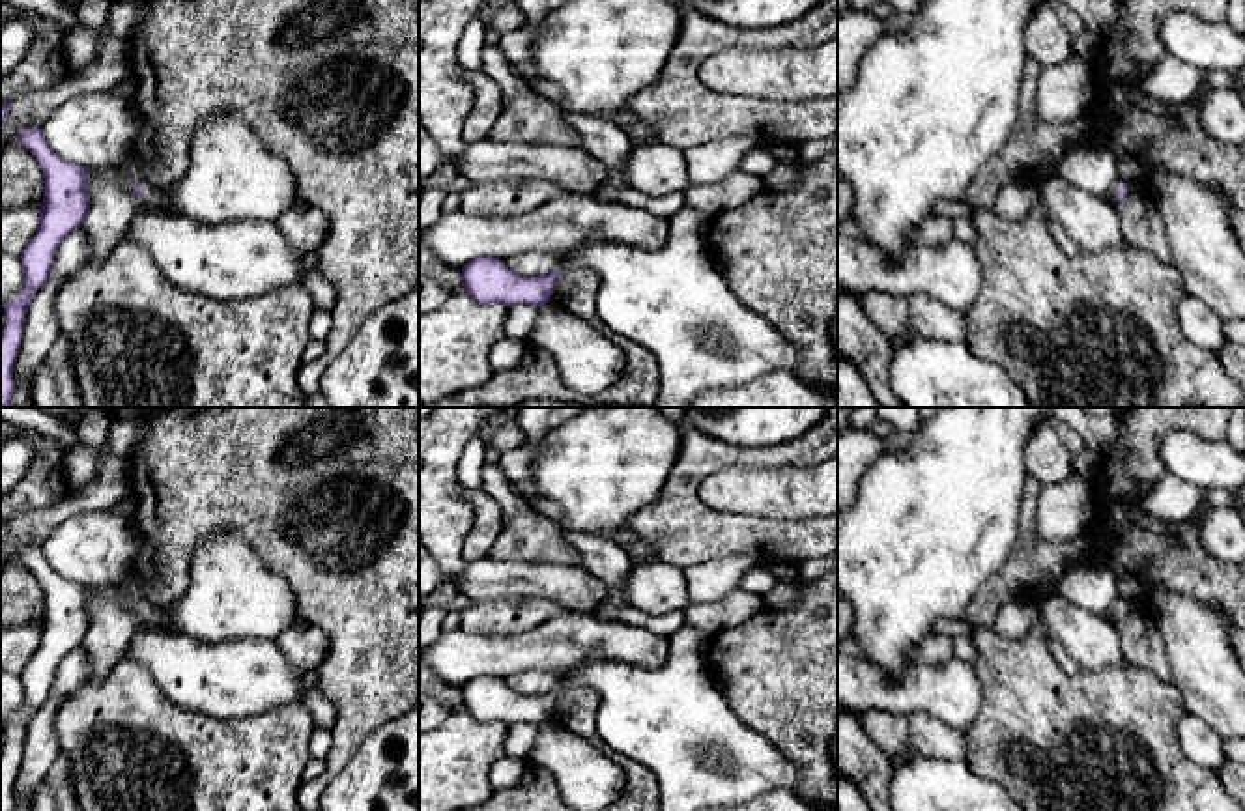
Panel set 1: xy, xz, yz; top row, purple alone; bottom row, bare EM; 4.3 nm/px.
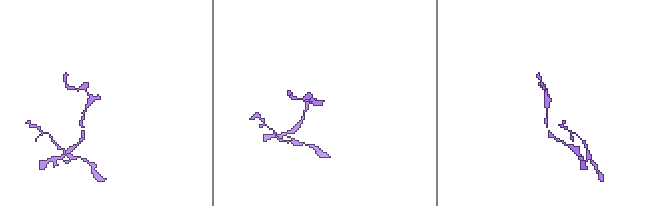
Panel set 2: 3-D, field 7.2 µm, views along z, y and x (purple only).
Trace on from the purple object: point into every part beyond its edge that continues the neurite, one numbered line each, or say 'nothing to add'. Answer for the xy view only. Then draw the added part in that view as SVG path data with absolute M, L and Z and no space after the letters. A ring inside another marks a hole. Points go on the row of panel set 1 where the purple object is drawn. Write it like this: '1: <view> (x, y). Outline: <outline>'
1: xy (232, 176). Outline: M215 114L198 123L183 178L170 191L146 185L142 202L166 206L202 224L275 222L299 202L299 194L286 161L264 146L241 118Z

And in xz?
nothing to add

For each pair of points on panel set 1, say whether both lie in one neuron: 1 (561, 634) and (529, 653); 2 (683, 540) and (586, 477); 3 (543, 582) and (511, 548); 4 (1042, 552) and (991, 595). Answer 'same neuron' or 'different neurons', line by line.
1: same neuron
2: different neurons
3: different neurons
4: same neuron

